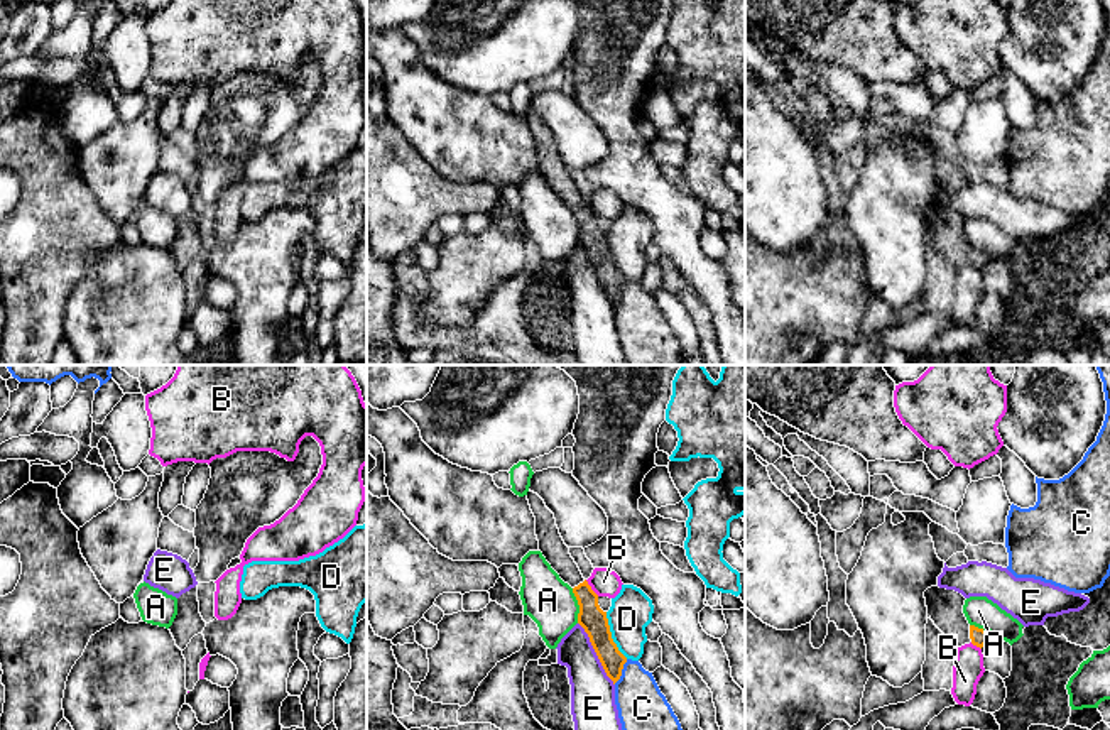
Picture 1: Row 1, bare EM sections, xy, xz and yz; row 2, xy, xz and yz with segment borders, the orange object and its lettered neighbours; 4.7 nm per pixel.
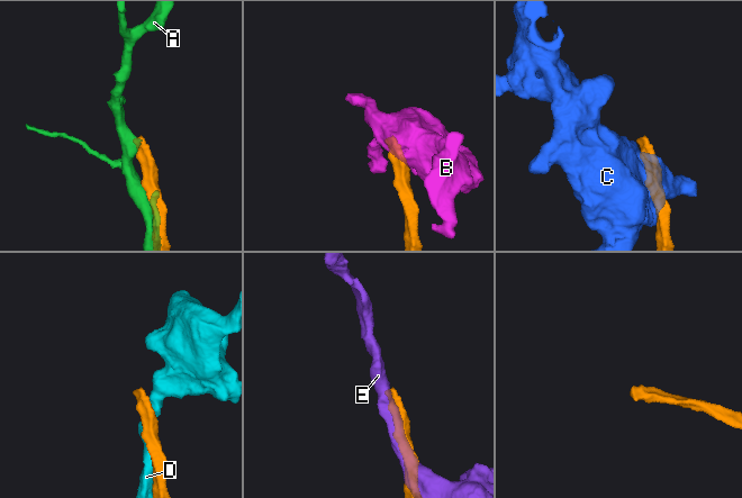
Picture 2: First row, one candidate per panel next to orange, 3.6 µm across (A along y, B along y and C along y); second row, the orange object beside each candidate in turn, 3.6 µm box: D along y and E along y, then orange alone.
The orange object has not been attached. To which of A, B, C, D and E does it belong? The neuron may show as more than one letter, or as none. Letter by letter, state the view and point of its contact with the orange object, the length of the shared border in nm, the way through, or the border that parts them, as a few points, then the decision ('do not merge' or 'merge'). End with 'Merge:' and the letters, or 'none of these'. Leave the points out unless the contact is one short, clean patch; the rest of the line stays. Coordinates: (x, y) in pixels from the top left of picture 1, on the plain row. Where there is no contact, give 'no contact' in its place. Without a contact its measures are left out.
A: meets orange in xz at (578, 225); contact 170 nm long; do not merge
B: meets orange in xz at (590, 210); contact 100 nm long; border along xz (585, 201), (598, 217); do not merge
C: meets orange in xz at (620, 293); contact 140 nm long; do not merge
D: meets orange in xz at (610, 257); contact 240 nm long; do not merge
E: meets orange in xz at (597, 276); contact 340 nm long; do not merge
Merge: none of these

